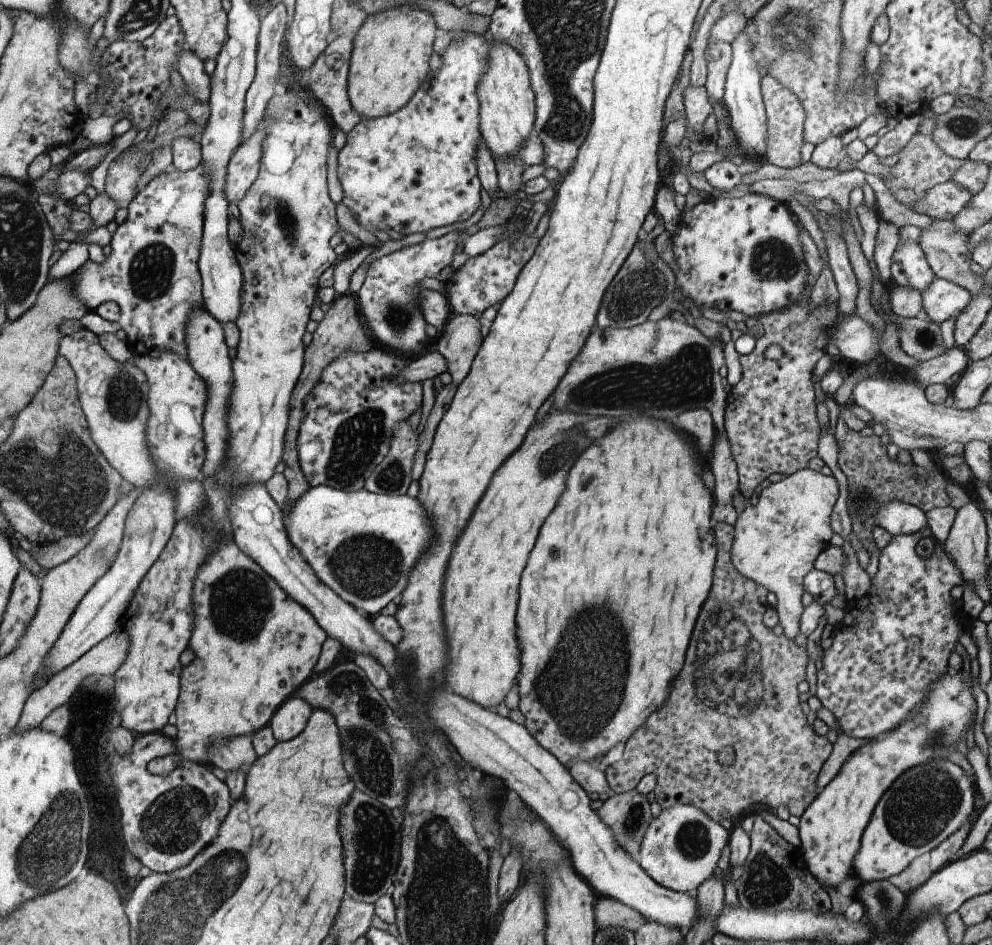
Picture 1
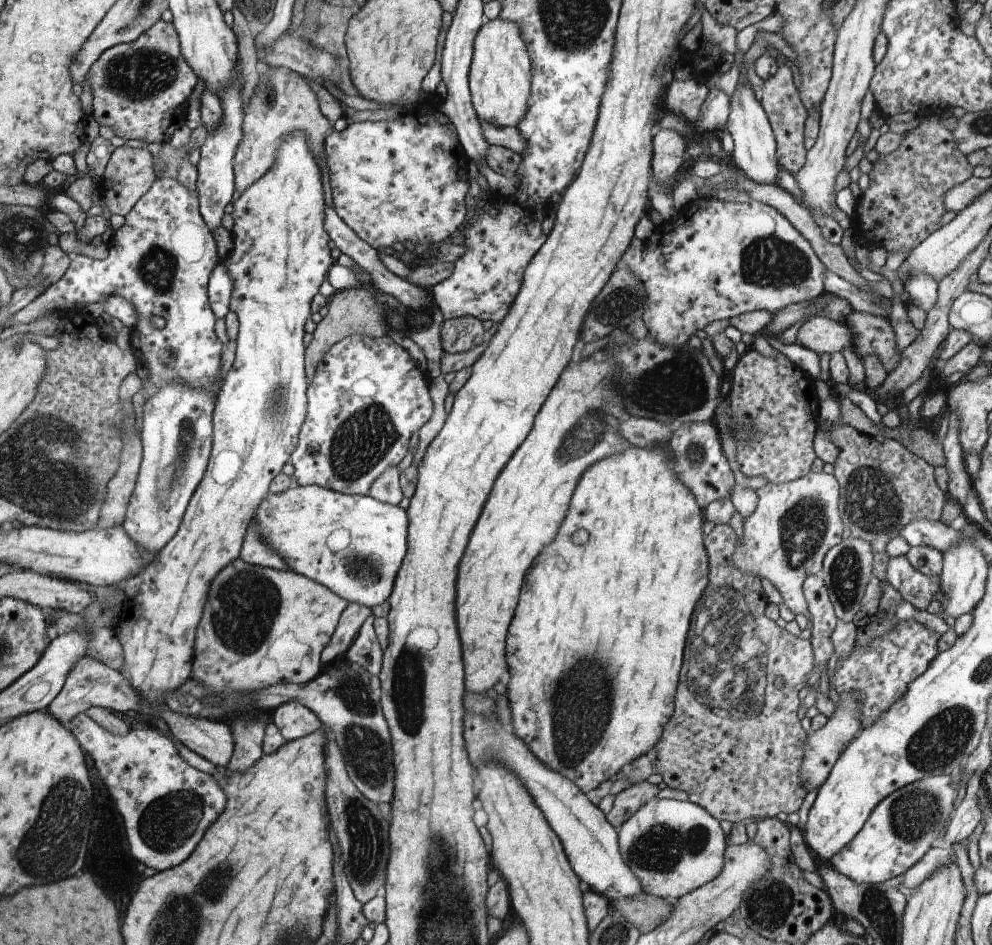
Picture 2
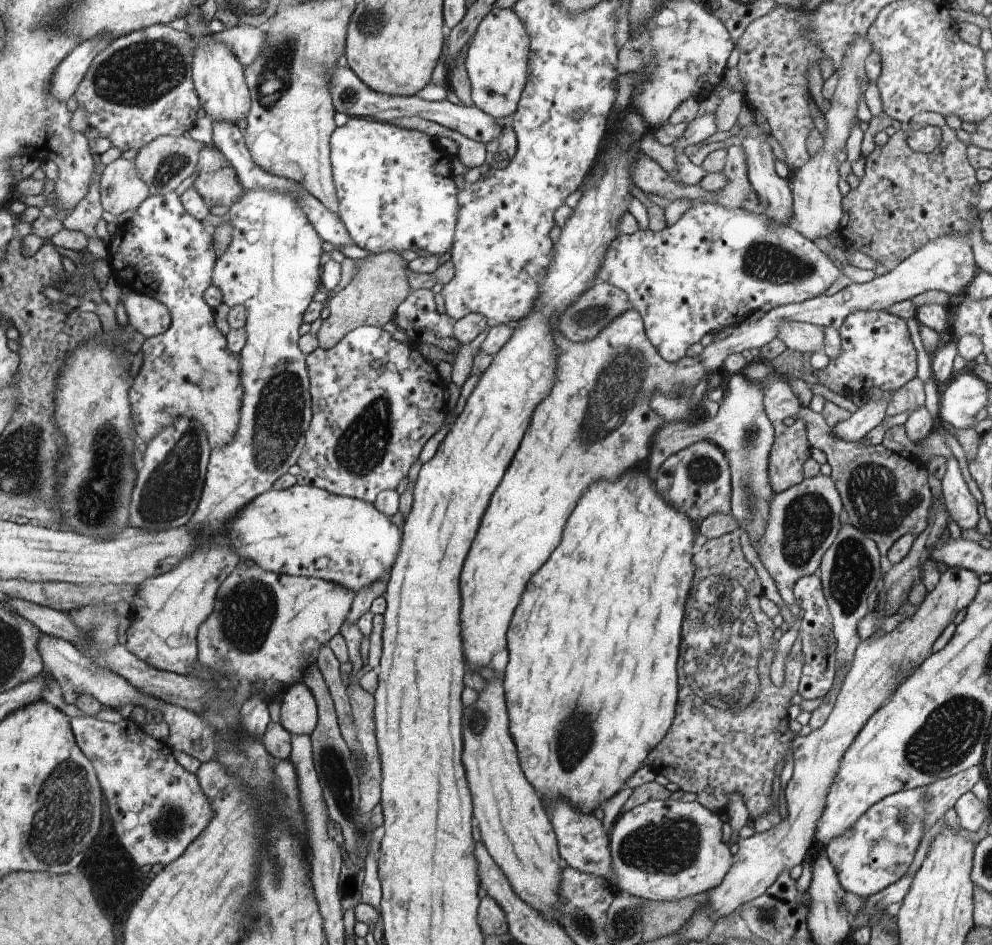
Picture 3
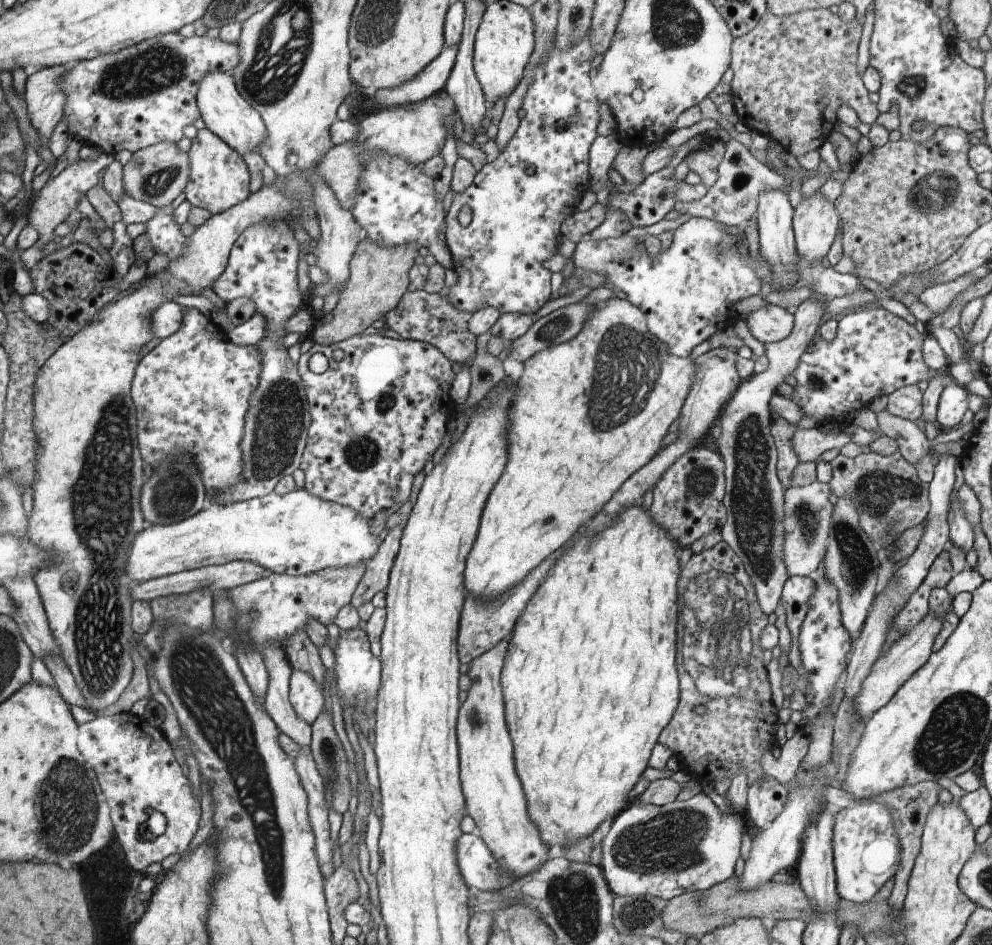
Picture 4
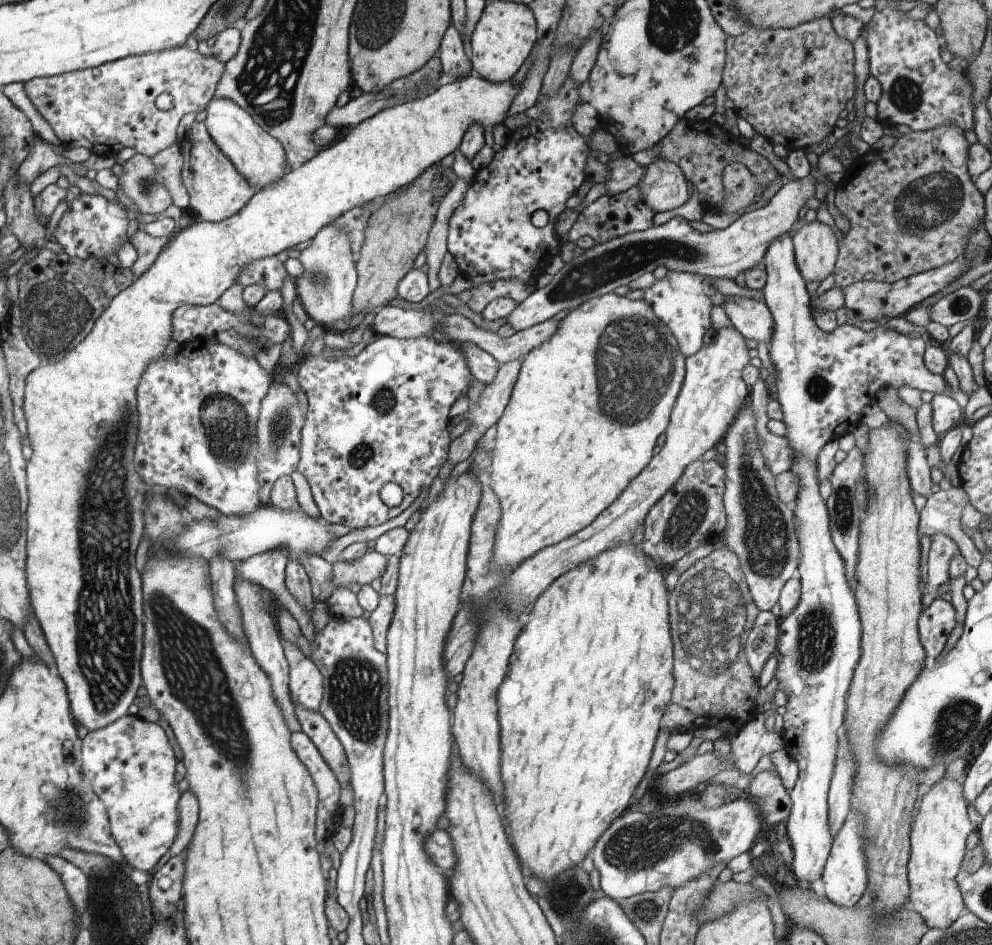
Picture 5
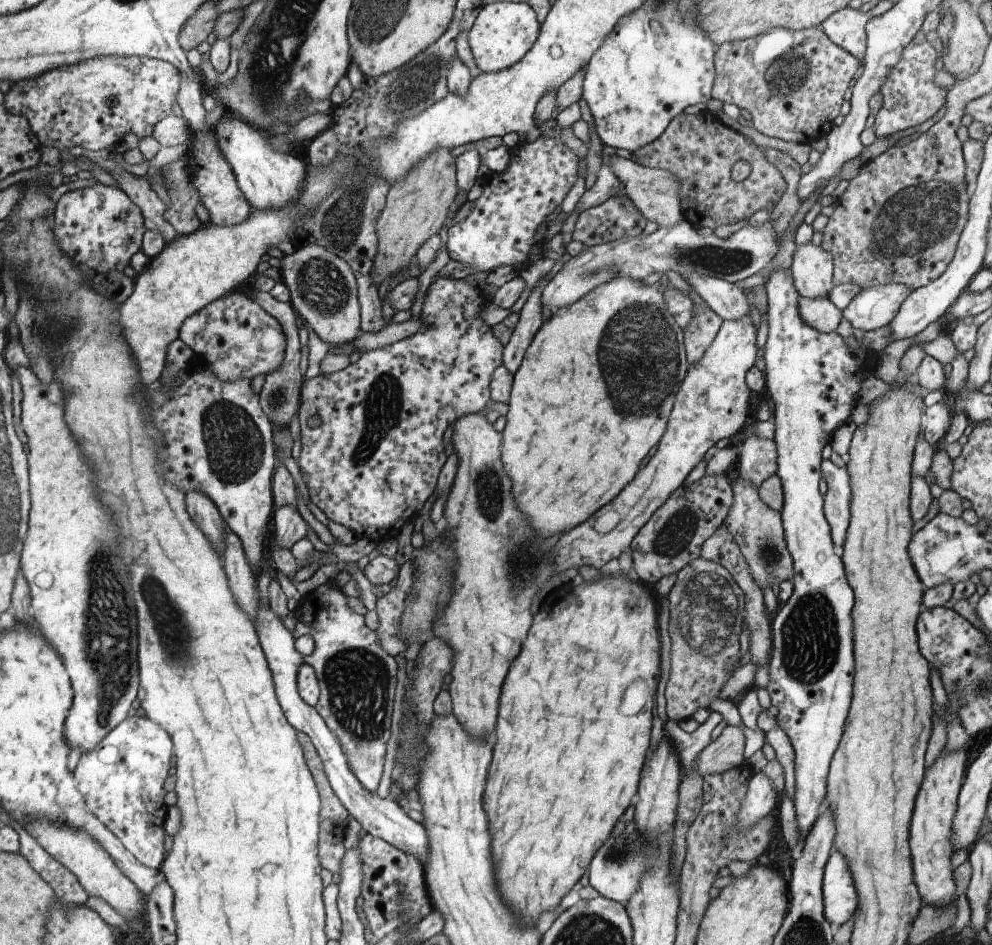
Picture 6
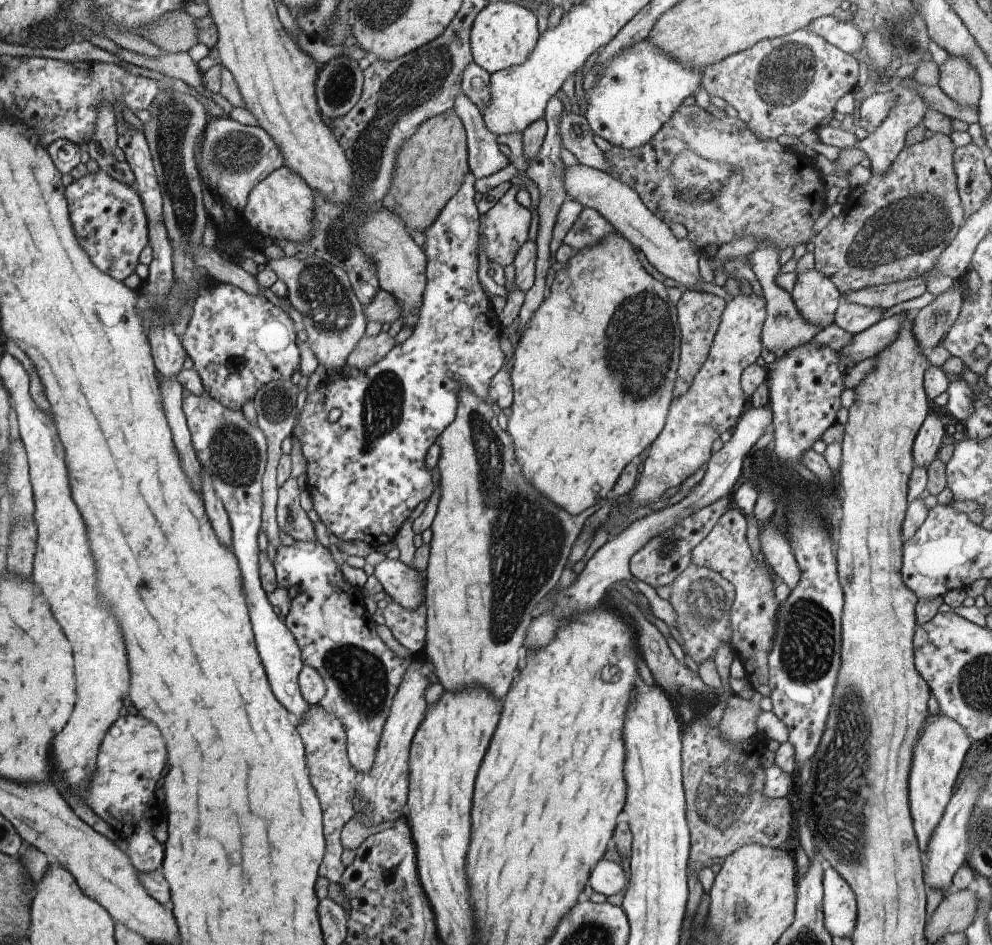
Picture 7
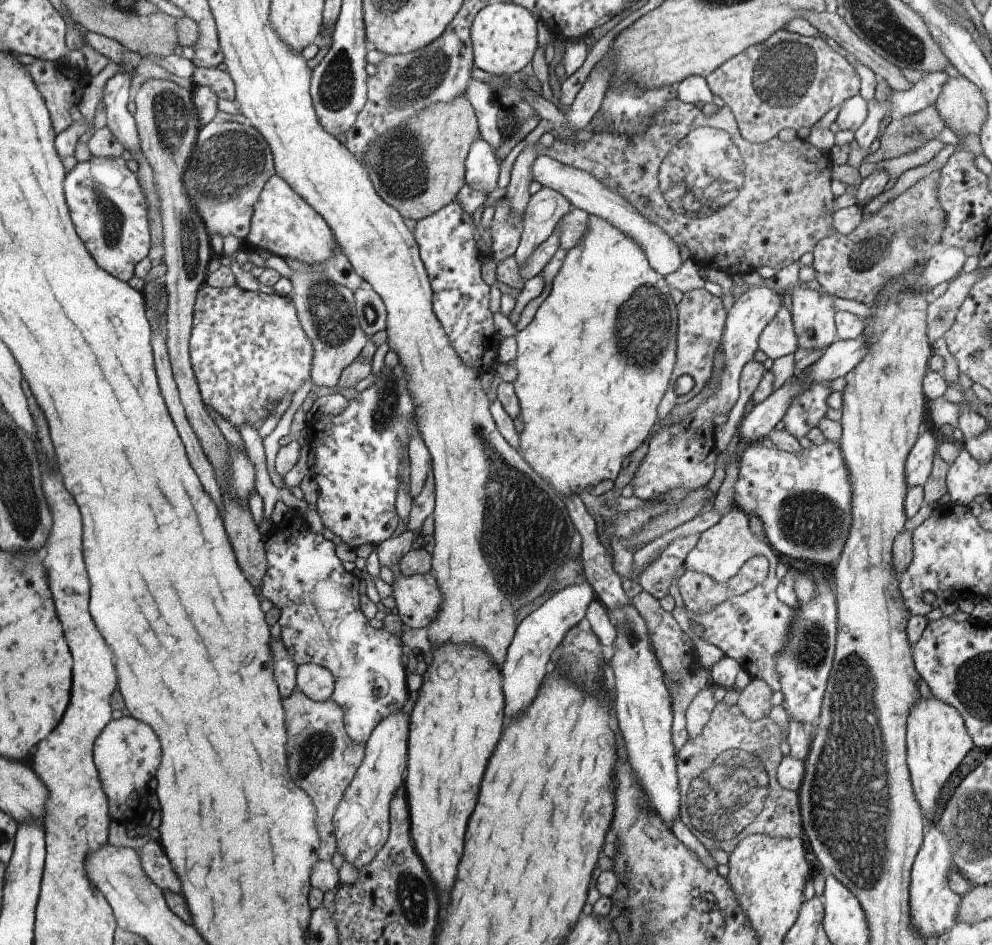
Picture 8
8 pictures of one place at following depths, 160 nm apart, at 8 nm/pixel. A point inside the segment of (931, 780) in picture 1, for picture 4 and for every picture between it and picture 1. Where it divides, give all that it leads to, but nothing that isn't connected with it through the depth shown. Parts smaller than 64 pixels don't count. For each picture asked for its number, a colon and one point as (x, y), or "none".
2: (904, 826)
3: (877, 850)
4: (866, 851)

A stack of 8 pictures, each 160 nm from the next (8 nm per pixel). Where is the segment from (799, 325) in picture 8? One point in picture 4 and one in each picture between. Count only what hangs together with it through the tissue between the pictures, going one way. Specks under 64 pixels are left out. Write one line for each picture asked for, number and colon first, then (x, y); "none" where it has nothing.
4: (816, 221)
5: (815, 246)
6: (811, 271)
7: (816, 297)

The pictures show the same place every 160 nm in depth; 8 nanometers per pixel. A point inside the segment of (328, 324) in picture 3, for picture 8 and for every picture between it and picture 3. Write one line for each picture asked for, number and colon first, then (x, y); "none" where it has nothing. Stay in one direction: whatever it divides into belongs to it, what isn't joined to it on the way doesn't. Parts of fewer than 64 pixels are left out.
4: (379, 274)
5: (397, 232)
6: (416, 207)
7: (430, 167)
8: (418, 167)

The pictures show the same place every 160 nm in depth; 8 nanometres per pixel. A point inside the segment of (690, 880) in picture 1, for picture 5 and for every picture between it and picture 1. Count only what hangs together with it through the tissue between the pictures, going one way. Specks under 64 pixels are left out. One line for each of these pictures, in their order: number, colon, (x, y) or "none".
2: (674, 847)
3: (661, 850)
4: (665, 850)
5: (641, 852)

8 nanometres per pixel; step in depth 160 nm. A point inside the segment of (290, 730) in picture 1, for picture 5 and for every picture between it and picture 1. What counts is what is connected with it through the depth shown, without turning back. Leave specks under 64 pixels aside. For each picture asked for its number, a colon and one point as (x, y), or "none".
2: (294, 719)
3: (299, 712)
4: (305, 694)
5: (306, 683)

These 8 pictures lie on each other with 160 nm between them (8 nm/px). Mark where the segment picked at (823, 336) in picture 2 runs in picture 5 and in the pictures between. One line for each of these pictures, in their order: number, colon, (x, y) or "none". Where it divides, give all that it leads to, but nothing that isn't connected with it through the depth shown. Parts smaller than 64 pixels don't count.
3: (801, 337)
4: (769, 324)
5: (751, 318)

